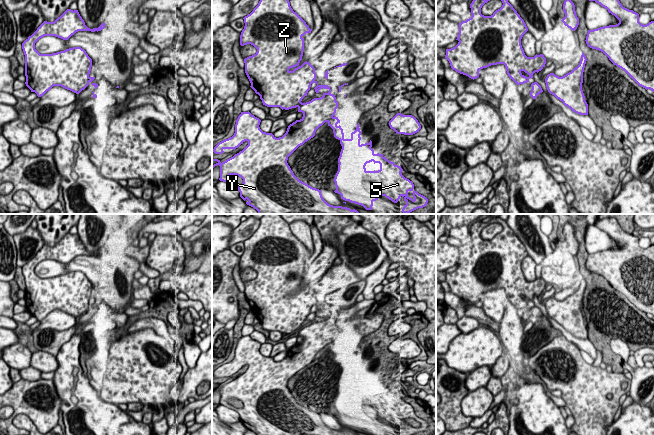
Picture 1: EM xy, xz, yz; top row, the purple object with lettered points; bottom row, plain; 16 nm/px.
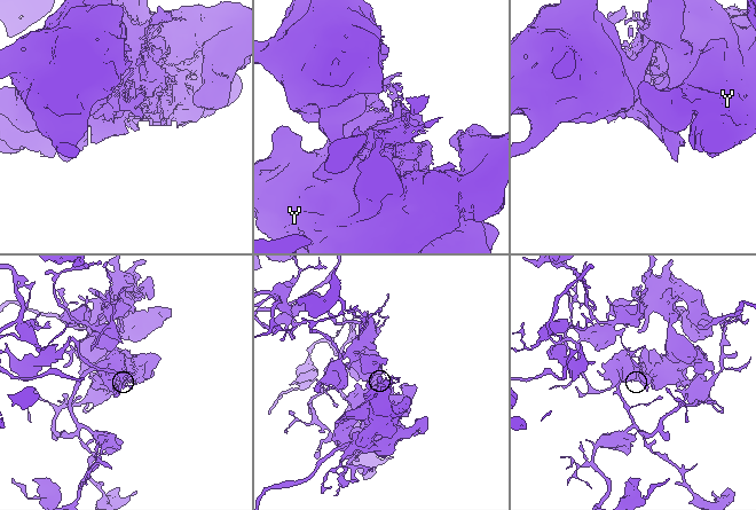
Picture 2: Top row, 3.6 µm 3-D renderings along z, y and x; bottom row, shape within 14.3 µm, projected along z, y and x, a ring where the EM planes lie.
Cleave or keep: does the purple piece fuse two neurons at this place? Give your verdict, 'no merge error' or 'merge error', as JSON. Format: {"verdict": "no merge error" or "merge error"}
{"verdict": "merge error"}

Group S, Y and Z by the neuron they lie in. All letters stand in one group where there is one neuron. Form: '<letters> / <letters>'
S Y / Z

